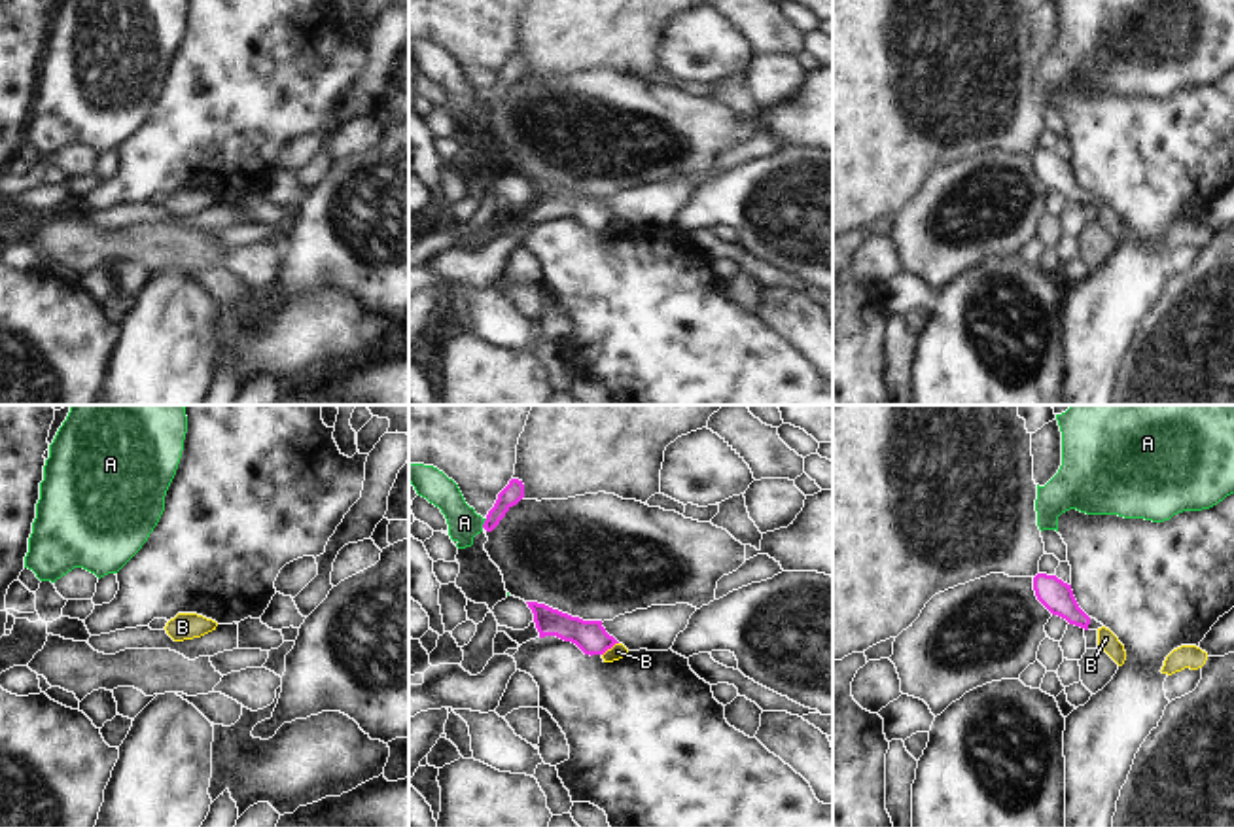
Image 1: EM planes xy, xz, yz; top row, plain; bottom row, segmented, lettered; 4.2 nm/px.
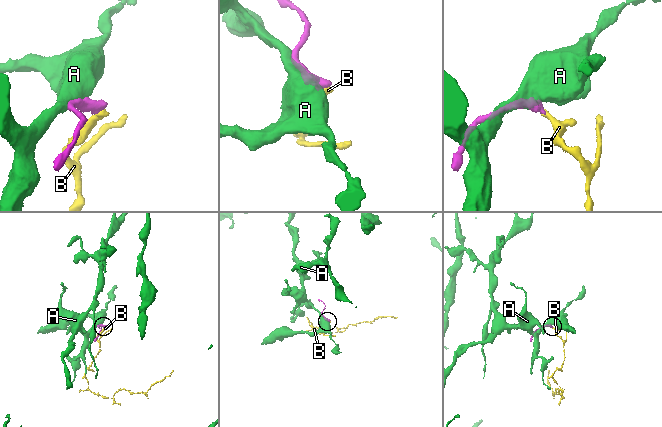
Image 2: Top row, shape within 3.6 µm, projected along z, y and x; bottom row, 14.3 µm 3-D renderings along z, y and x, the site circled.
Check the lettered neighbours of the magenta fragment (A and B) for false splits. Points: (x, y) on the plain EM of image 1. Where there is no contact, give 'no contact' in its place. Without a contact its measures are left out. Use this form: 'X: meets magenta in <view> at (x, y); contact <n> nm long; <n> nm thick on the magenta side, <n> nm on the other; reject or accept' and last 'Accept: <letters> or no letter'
A: meets magenta in xz at (485, 99); contact 50 nm long; 90 nm thick on the magenta side, 140 nm on the other; reject
B: meets magenta in xz at (610, 224); contact 90 nm long; 140 nm thick on the magenta side, 70 nm on the other; reject
Accept: no letter

